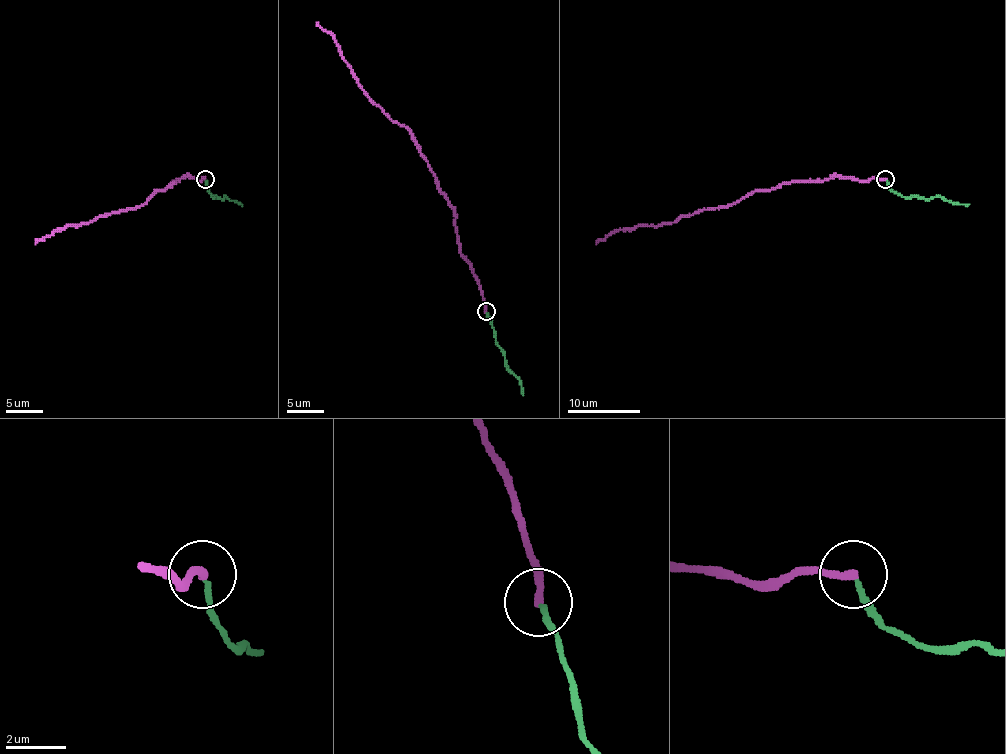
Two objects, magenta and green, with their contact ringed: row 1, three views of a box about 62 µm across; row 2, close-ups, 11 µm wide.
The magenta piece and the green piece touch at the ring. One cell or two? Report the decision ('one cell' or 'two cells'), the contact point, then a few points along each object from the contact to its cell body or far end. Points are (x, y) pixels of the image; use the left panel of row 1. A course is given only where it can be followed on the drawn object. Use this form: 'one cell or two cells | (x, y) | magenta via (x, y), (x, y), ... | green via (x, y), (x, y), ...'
two cells | (205, 179) | magenta via (205, 178), (191, 177), (174, 182), (159, 189), (145, 204), (55, 230), (35, 244) | green via (205, 180), (205, 187), (212, 197), (223, 197), (242, 204)

